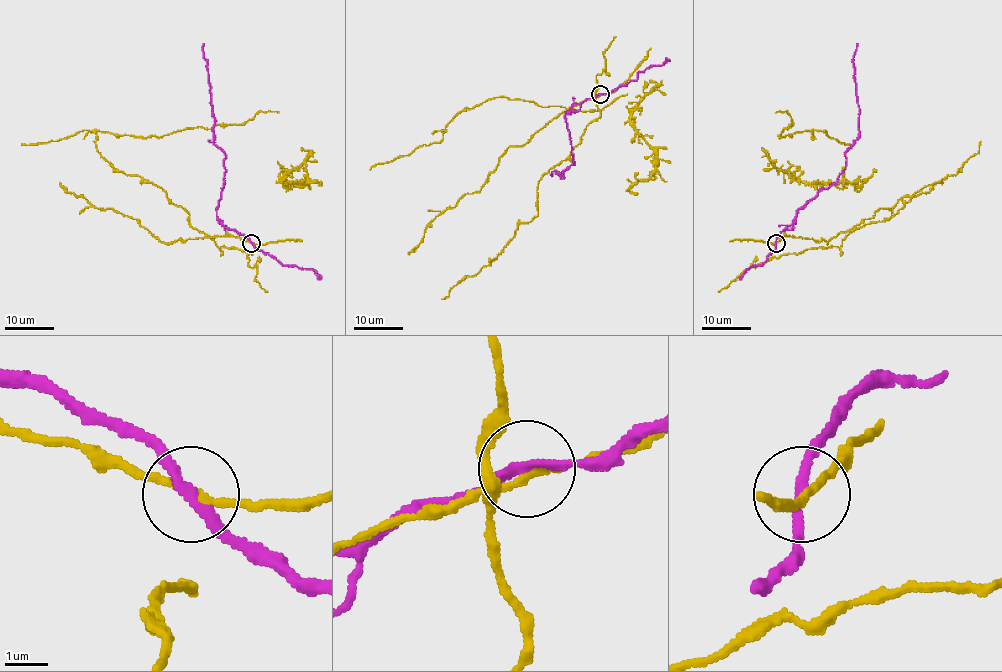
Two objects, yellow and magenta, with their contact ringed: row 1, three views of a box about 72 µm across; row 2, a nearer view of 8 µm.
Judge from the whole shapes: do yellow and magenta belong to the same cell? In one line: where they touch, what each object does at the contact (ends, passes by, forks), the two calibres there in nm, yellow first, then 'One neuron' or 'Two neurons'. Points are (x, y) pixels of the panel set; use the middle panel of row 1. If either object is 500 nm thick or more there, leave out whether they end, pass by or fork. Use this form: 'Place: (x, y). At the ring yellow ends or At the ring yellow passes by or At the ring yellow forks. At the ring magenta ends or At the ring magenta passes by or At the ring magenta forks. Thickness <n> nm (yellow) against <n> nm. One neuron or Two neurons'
Place: (600, 94). At the ring yellow passes by. At the ring magenta passes by. Thickness 170 nm (yellow) against 240 nm. Two neurons

